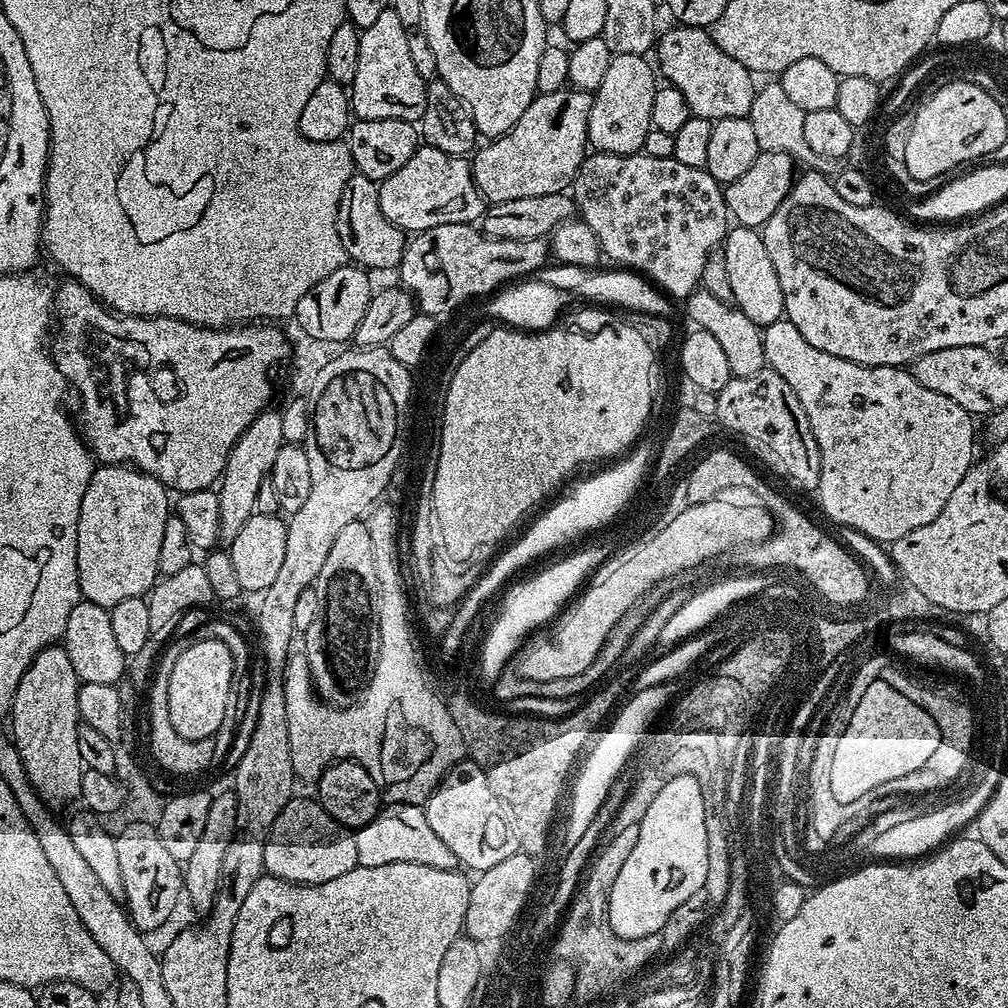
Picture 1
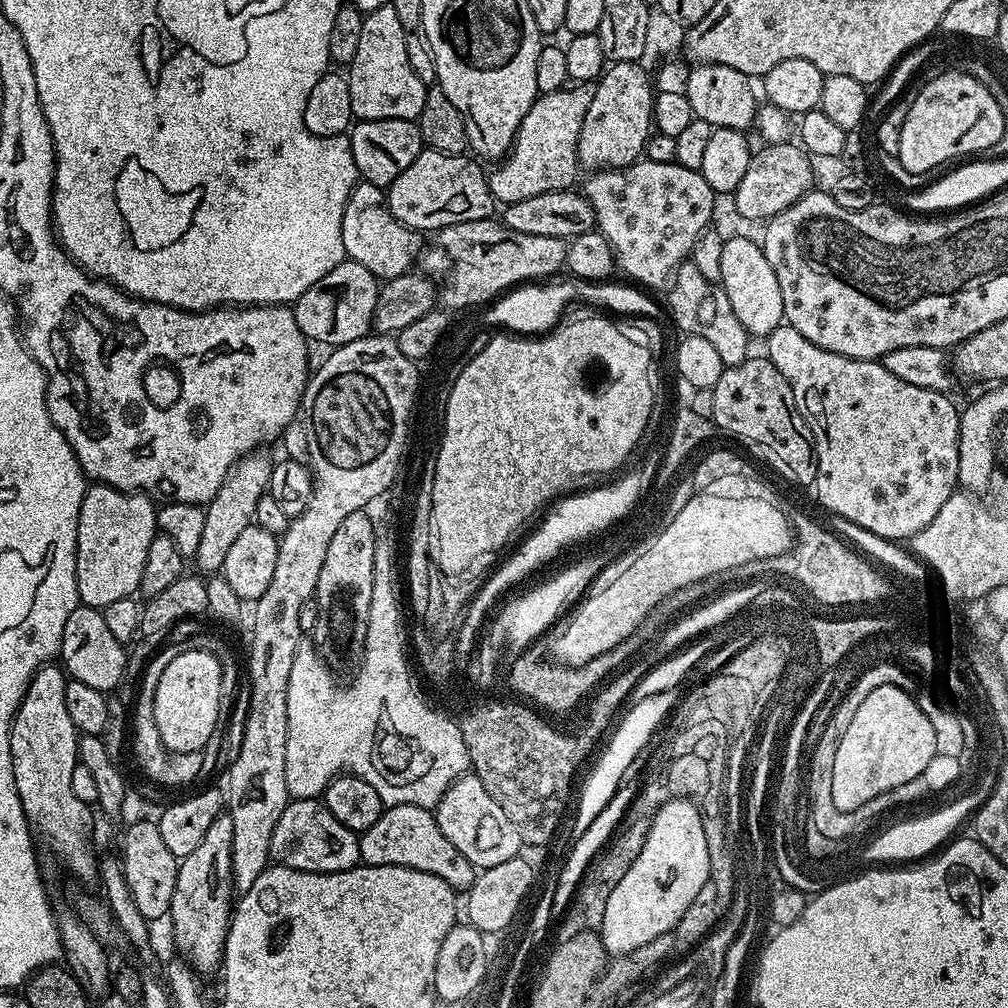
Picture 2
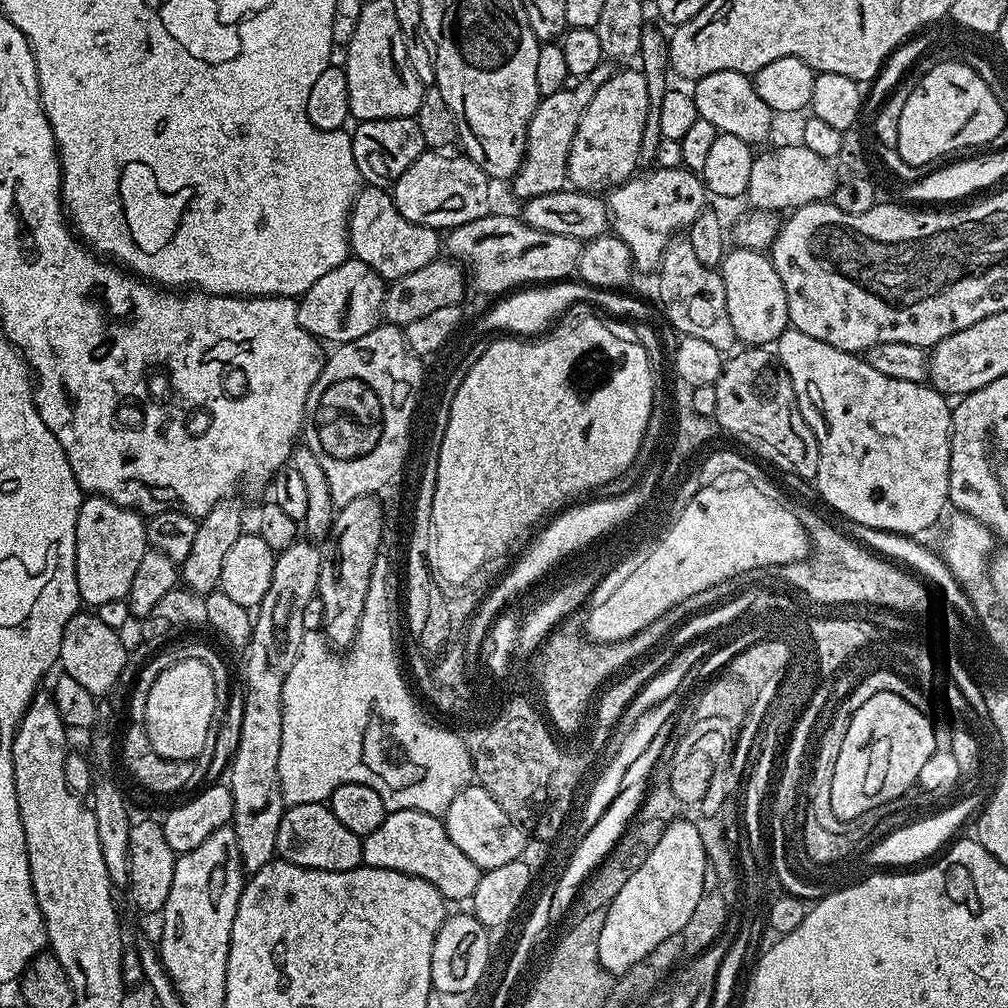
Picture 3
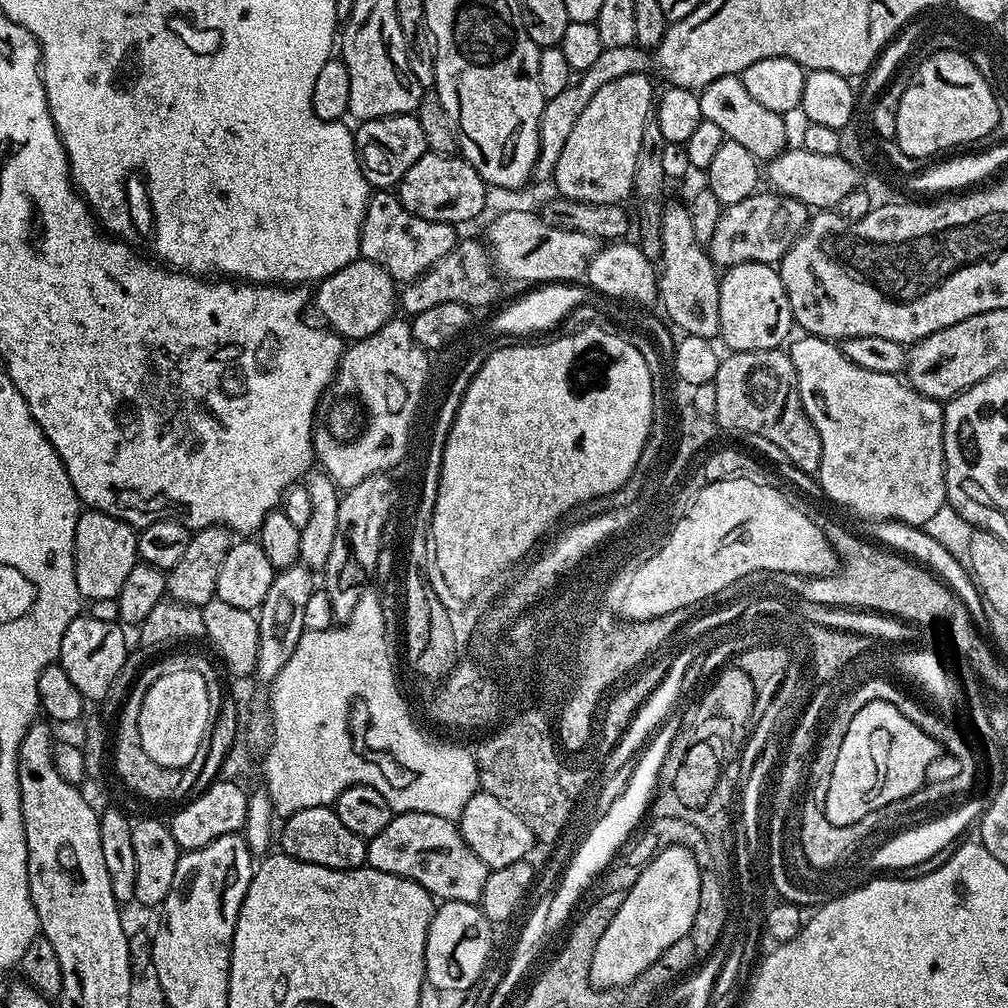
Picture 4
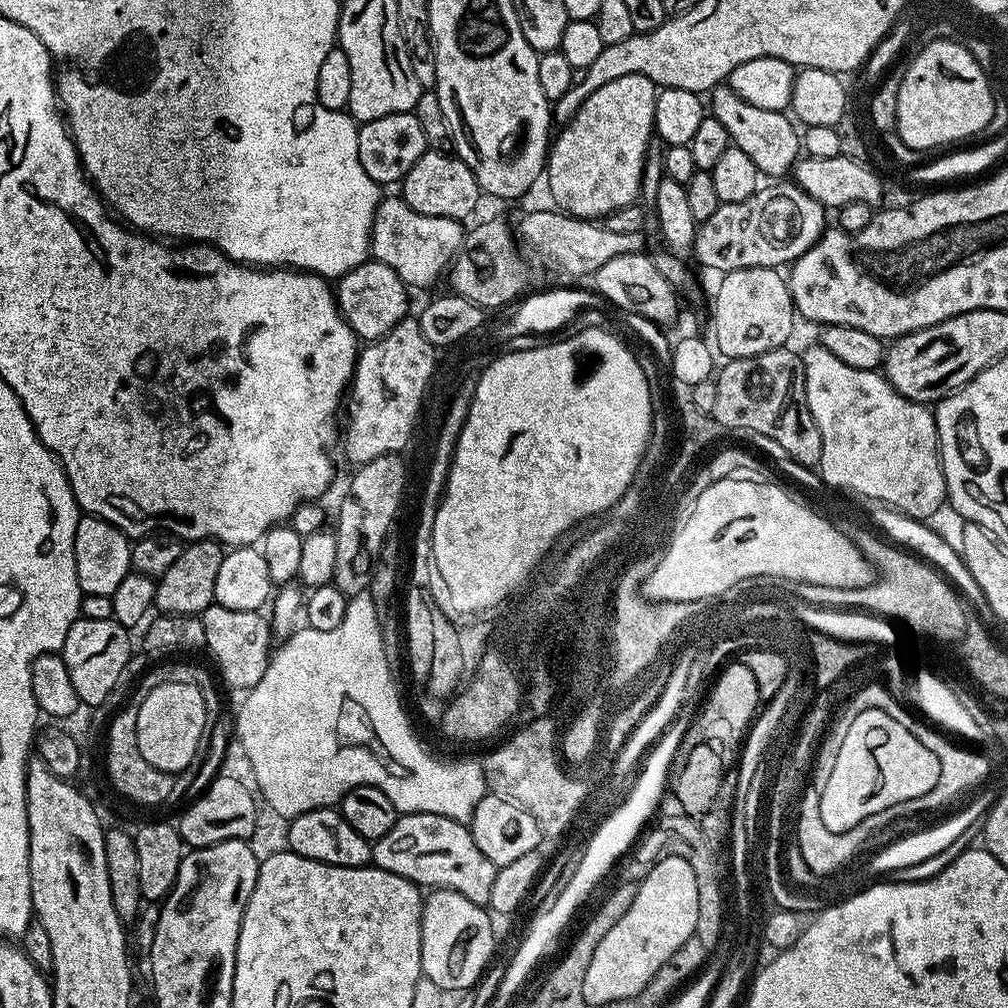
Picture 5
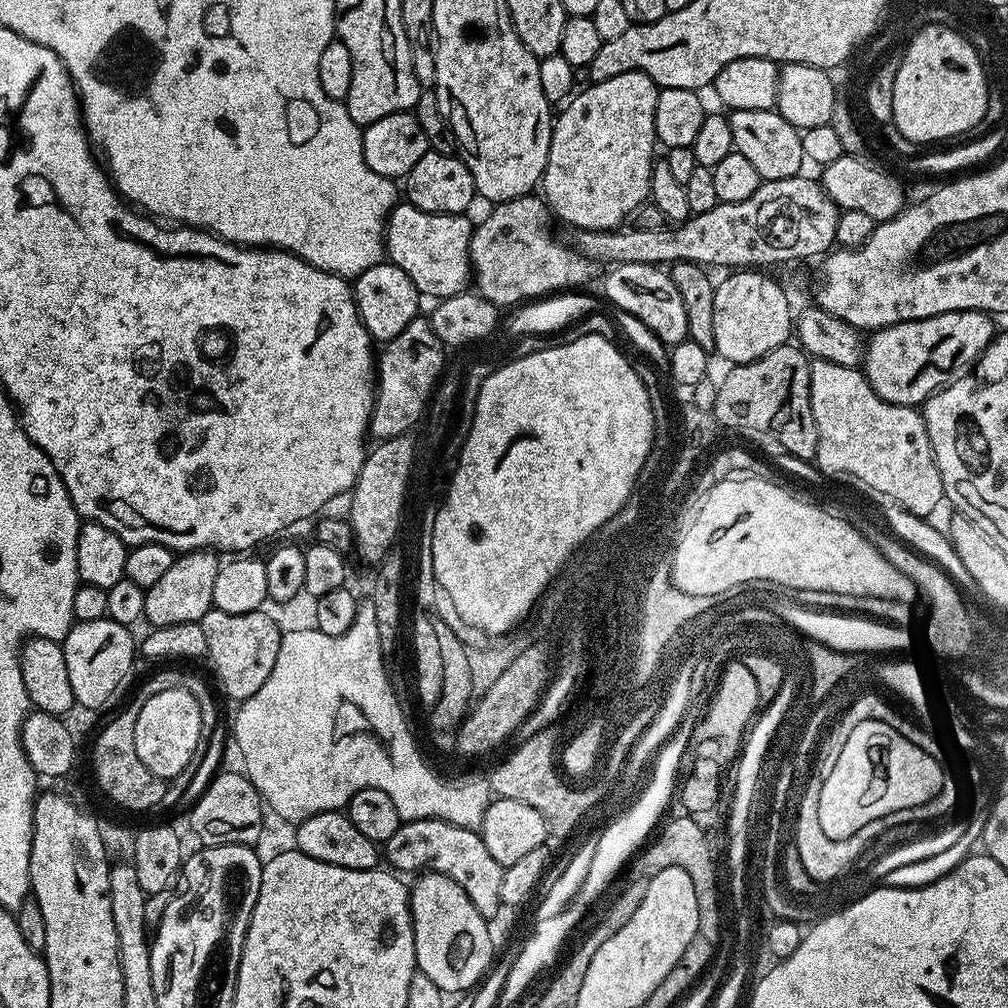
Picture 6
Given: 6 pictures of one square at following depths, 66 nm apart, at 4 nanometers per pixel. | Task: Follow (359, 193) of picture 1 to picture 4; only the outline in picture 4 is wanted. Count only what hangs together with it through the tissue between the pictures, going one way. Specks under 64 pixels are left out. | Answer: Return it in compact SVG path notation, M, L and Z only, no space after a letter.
M376 190L368 197L368 209L360 227L360 256L382 266L397 282L417 280L438 258L446 258L458 242L457 229L451 224L418 218L404 209L399 195L392 190Z

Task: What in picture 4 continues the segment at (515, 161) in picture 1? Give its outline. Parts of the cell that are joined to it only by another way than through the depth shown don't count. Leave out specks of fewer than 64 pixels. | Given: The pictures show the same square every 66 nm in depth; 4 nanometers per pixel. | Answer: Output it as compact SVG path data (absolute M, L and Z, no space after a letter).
M620 46L618 48L605 48L602 54L598 54L598 59L590 70L579 73L568 85L558 98L550 98L546 101L540 119L540 153L536 159L535 179L551 181L554 176L554 168L558 166L558 158L562 155L563 148L566 147L566 138L570 138L570 130L574 130L574 122L578 122L578 114L586 110L586 105L590 103L590 98L606 86L606 82L614 82L614 78L622 78L626 74L635 72L647 73L649 53L639 46Z

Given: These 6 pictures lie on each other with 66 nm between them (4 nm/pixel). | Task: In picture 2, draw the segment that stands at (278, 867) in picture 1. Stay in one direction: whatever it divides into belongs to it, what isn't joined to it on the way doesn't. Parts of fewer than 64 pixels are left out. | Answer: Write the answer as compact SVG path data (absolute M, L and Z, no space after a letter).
M289 799L282 818L278 818L278 826L274 826L270 850L275 863L303 872L345 872L361 863L360 836L342 826L319 799Z

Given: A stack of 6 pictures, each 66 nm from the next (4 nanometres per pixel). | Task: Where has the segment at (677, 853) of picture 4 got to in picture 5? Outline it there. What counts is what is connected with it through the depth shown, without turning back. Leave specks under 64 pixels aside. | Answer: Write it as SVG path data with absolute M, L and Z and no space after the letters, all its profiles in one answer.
M666 857L657 860L643 879L637 883L637 893L634 897L636 912L668 912L668 936L636 936L636 932L624 932L624 920L612 930L608 940L600 945L600 952L595 958L590 958L590 966L586 969L586 978L582 982L582 995L587 996L593 1004L604 1003L609 1006L620 1001L628 1002L632 996L639 997L648 983L659 975L663 968L671 965L675 952L694 934L694 922L698 922L698 878L695 870L680 857Z

